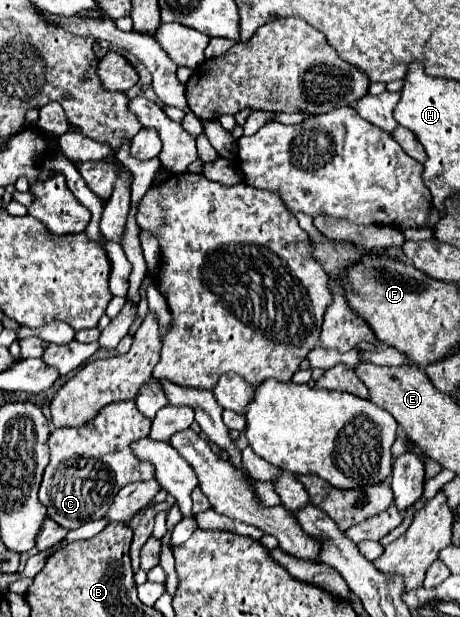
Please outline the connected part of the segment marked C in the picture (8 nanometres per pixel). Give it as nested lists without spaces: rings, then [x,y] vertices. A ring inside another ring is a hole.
[[[117,401],[115,405],[103,407],[87,425],[77,427],[63,427],[63,429],[53,429],[51,437],[47,441],[49,445],[49,465],[45,467],[43,473],[43,483],[39,489],[39,501],[47,507],[47,517],[51,517],[55,523],[59,523],[65,529],[75,529],[81,527],[87,521],[103,519],[115,493],[129,483],[135,481],[149,481],[155,475],[155,469],[149,461],[139,461],[135,459],[131,451],[131,441],[141,439],[149,435],[151,421],[137,409],[135,401]]]

